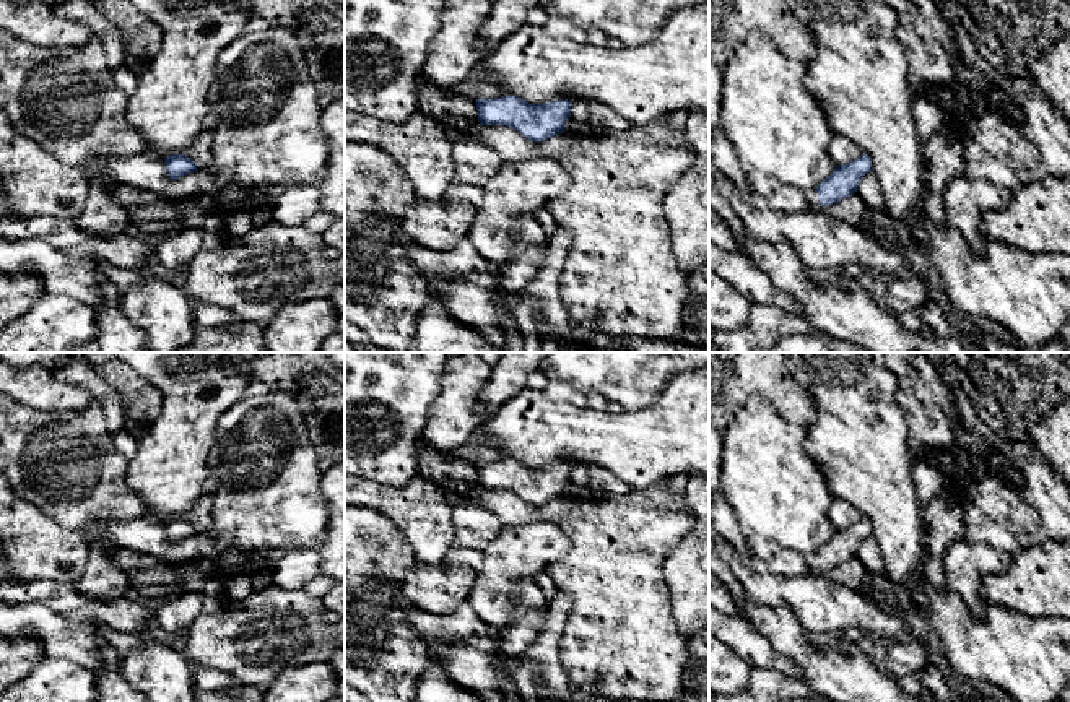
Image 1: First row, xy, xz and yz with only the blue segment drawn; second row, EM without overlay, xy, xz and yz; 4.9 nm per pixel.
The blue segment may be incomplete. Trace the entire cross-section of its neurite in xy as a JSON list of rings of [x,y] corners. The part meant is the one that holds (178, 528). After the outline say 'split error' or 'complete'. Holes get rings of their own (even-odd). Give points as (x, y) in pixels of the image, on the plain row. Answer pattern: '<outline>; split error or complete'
[[[184,518],[167,520],[164,522],[164,528],[171,544],[198,535],[197,528]]]; complete

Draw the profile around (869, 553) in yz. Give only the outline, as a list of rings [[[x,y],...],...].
[[[868,536],[862,541],[857,551],[857,557],[867,572],[885,572],[885,562],[880,556],[880,548],[873,536]]]

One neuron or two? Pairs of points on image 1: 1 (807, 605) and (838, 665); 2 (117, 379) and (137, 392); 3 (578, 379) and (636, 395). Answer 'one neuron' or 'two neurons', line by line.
1: two neurons
2: one neuron
3: one neuron

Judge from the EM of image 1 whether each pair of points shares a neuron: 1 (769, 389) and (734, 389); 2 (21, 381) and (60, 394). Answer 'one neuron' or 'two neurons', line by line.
1: one neuron
2: one neuron

